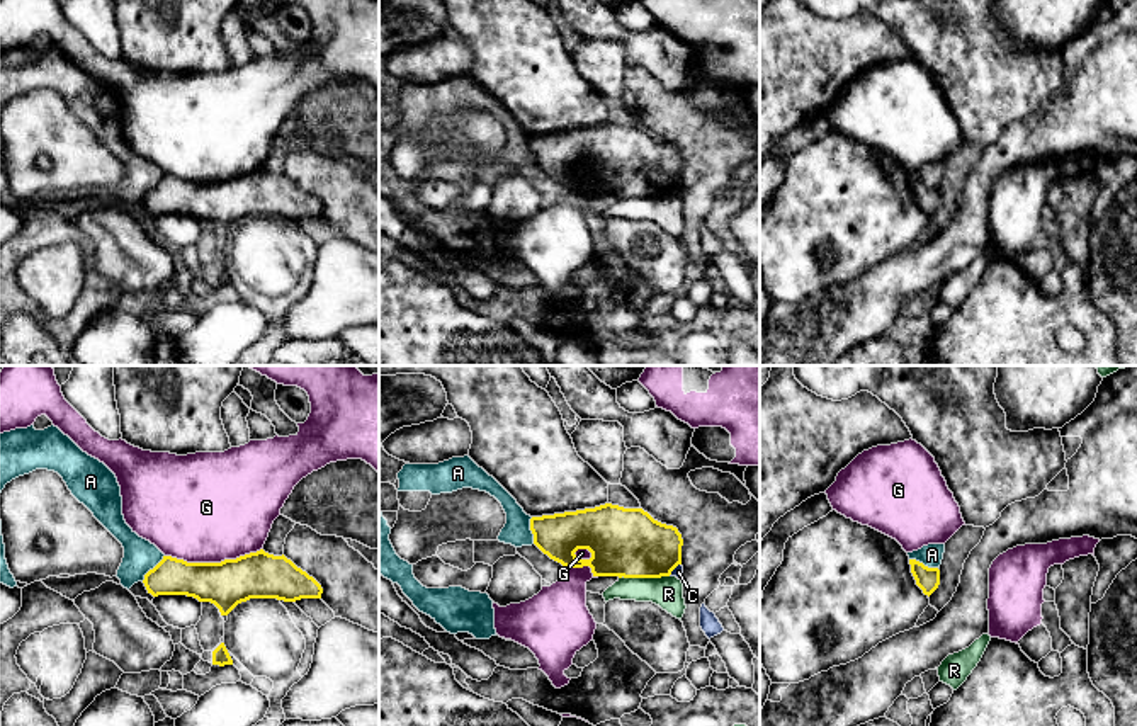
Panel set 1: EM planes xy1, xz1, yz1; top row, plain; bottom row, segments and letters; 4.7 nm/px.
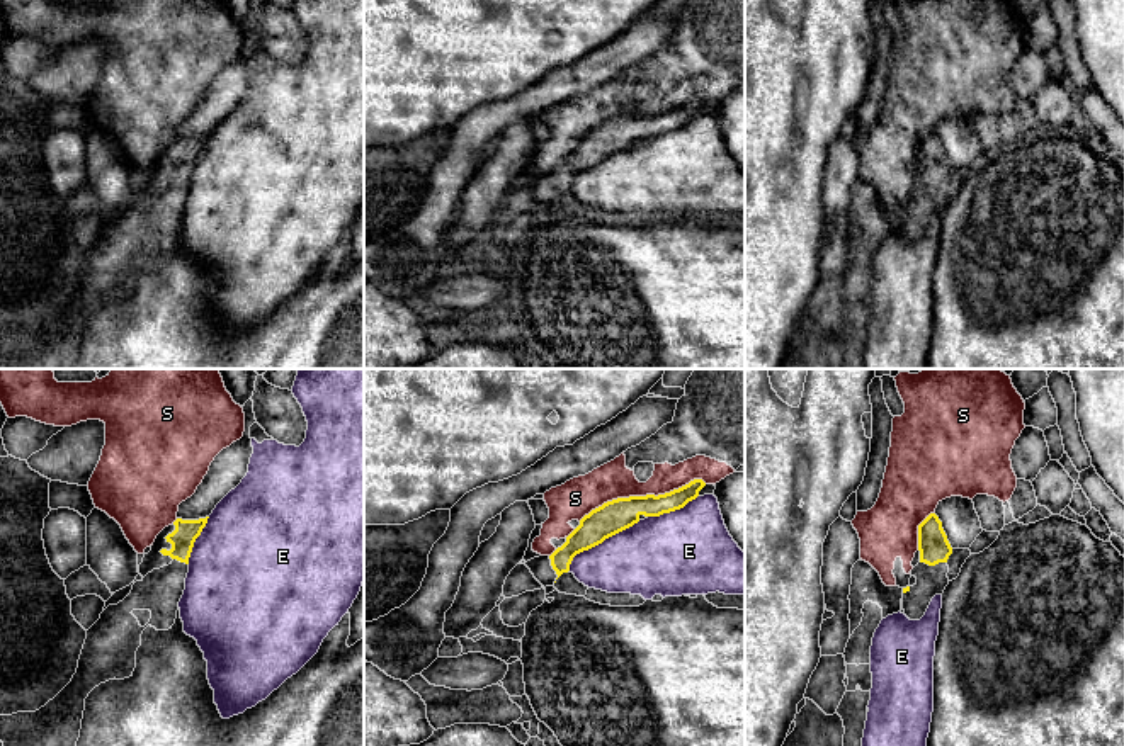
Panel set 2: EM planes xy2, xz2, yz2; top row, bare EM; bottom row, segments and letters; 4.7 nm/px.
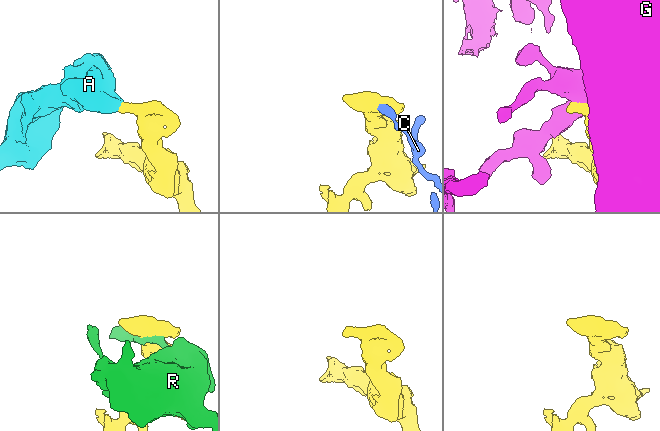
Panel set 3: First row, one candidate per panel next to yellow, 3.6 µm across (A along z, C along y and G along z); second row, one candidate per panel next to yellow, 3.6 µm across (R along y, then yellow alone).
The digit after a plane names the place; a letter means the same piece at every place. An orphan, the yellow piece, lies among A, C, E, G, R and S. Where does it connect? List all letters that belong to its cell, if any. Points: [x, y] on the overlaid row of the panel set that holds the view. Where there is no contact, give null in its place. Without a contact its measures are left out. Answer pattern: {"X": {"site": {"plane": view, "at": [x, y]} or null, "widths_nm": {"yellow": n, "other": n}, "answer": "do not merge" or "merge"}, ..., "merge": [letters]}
{"A": {"site": {"plane": "yz1", "at": [922, 563]}, "widths_nm": {"yellow": 110, "other": 110}, "answer": "do not merge"}, "C": {"site": {"plane": "xz1", "at": [673, 568]}, "widths_nm": {"yellow": 320, "other": 50}, "answer": "do not merge"}, "E": {"site": {"plane": "xz2", "at": [601, 542]}, "widths_nm": {"yellow": 160, "other": 360}, "answer": "do not merge"}, "G": {"site": {"plane": "xy1", "at": [213, 563]}, "widths_nm": {"yellow": 220, "other": 500}, "answer": "do not merge"}, "R": {"site": {"plane": "xz1", "at": [643, 577]}, "widths_nm": {"yellow": 320, "other": 150}, "answer": "do not merge"}, "S": {"site": {"plane": "xz2", "at": [641, 497]}, "widths_nm": {"yellow": 160, "other": 170}, "answer": "do not merge"}, "merge": []}

